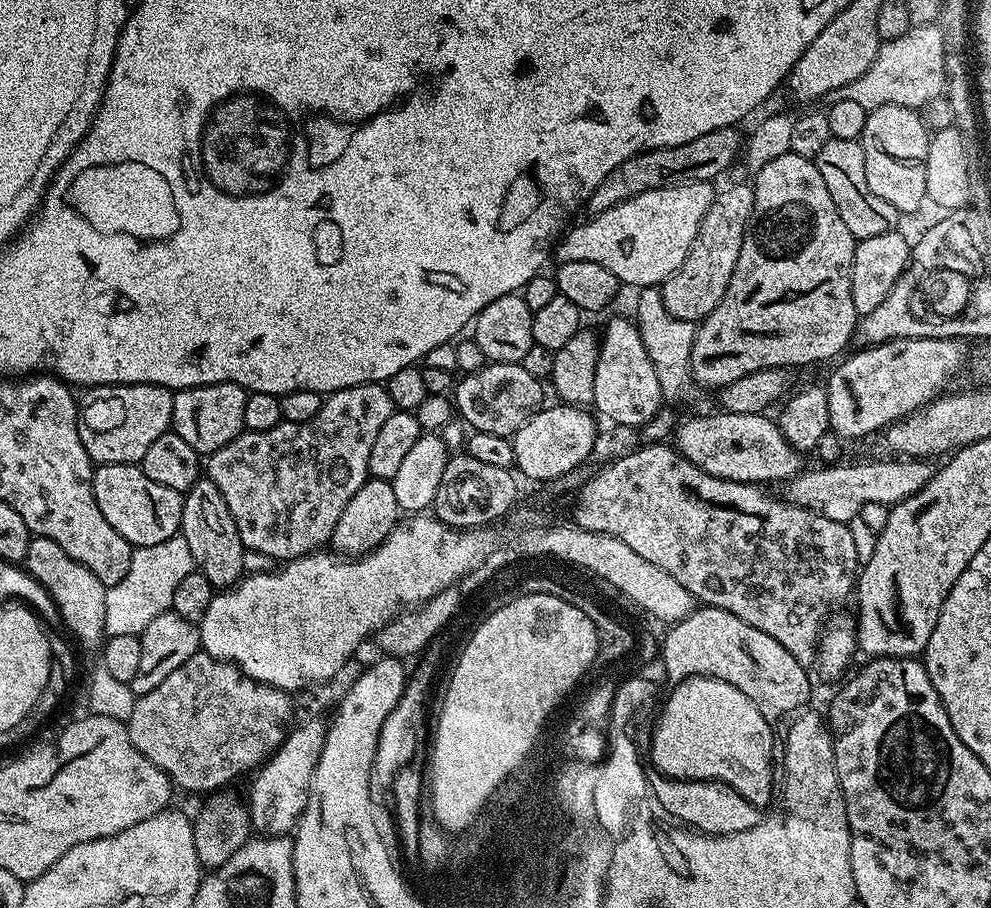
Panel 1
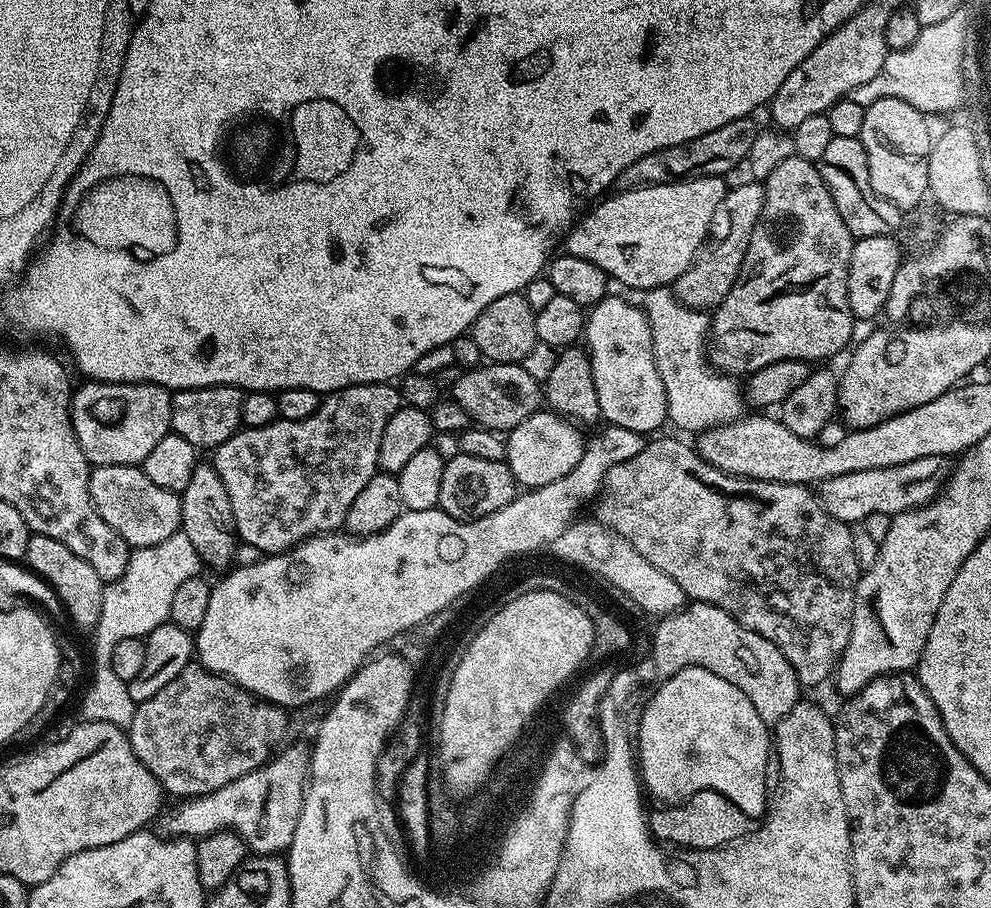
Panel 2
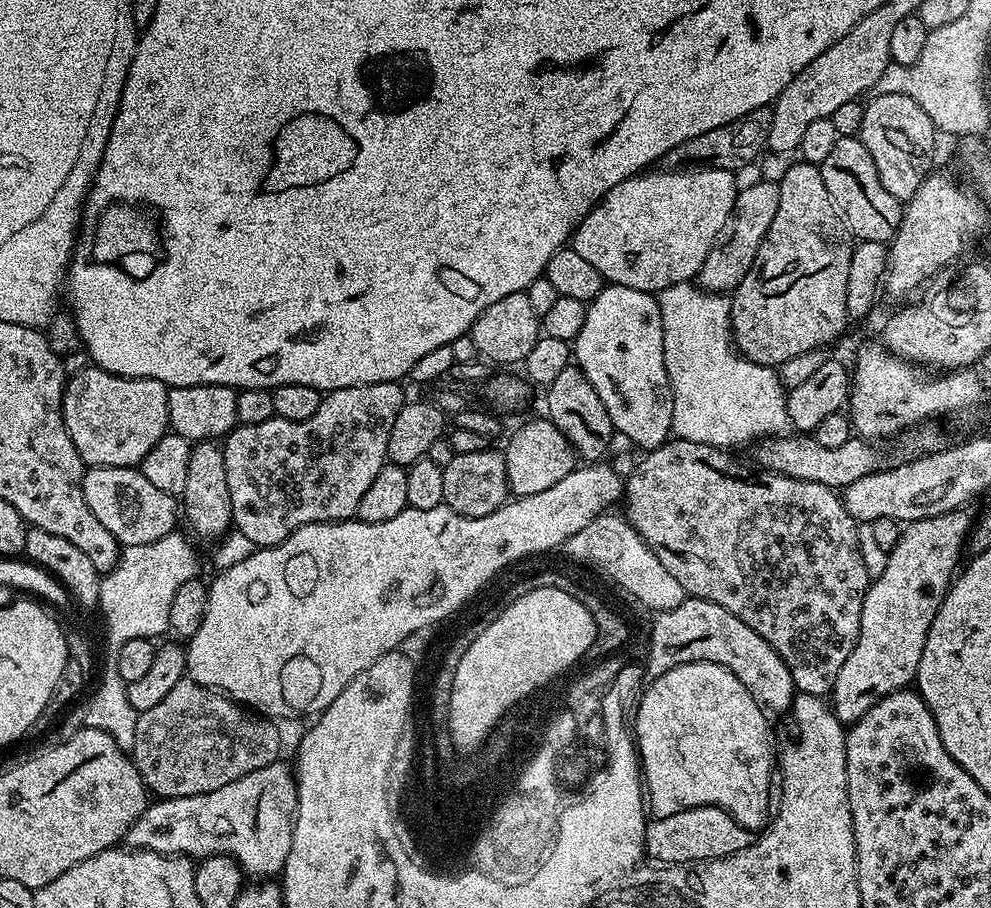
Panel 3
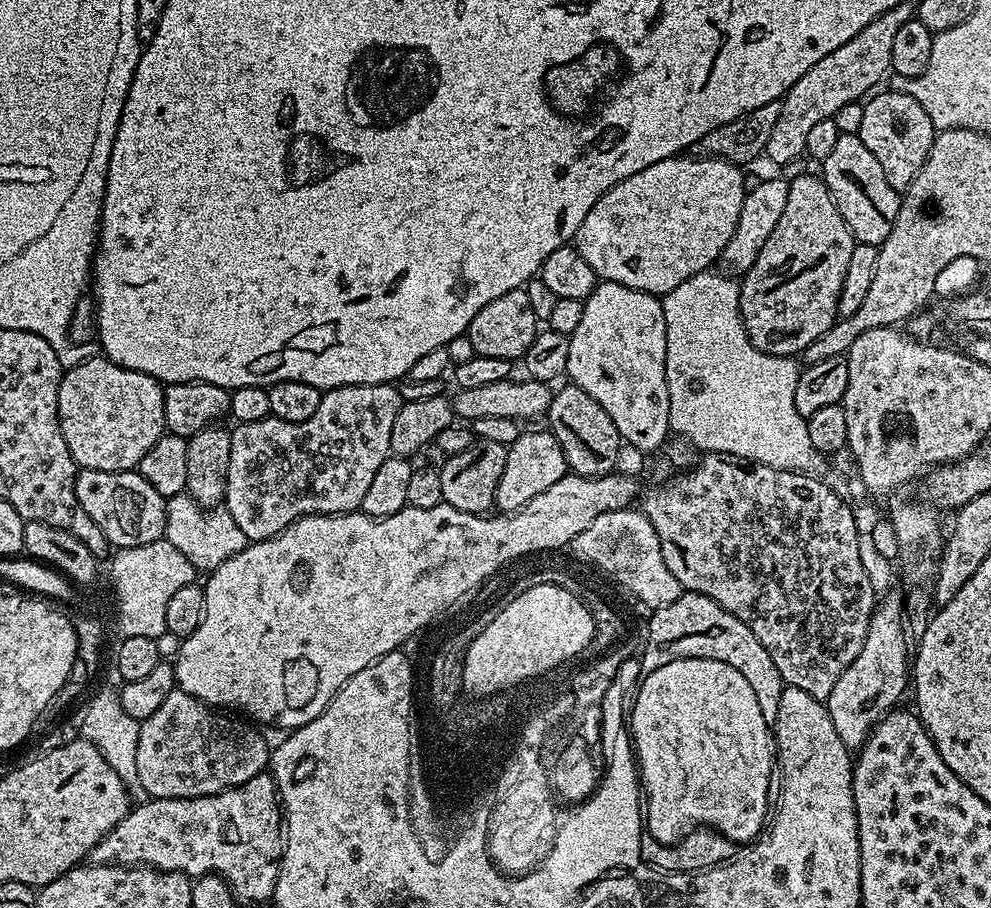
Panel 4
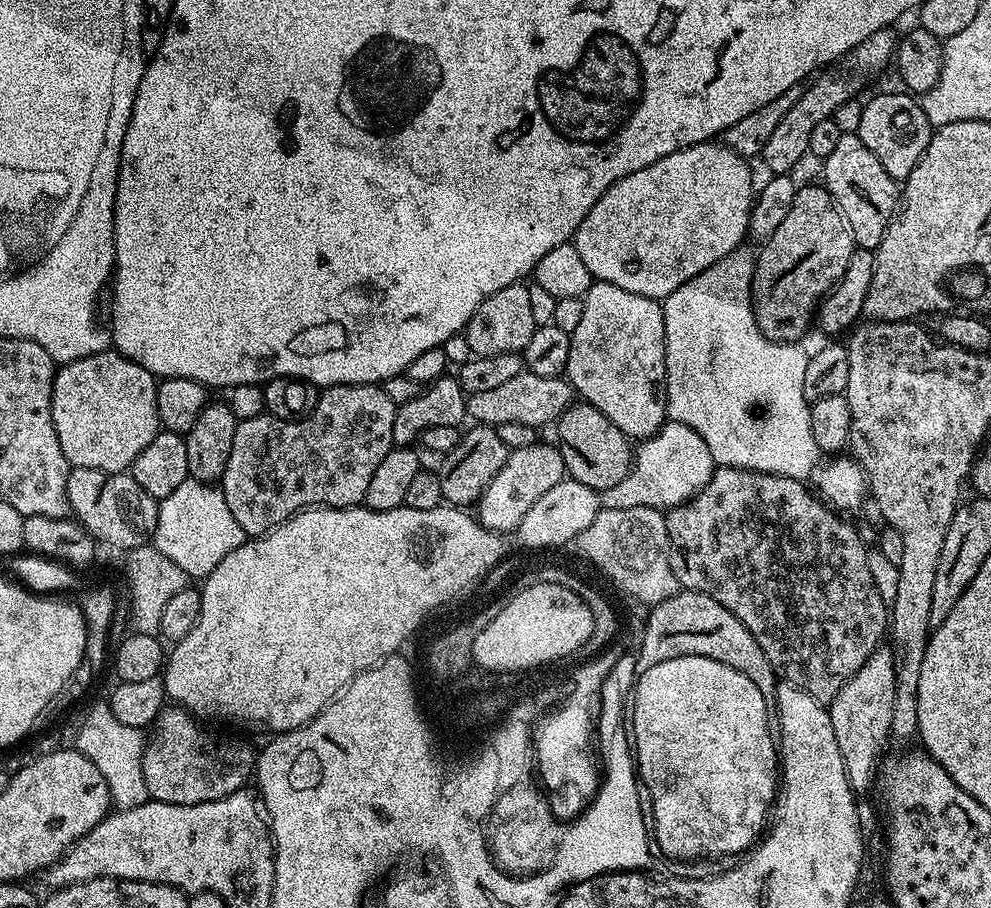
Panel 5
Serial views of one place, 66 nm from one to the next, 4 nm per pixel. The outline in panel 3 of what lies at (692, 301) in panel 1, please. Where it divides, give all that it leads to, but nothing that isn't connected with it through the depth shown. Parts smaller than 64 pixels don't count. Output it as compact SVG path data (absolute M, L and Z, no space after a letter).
M756 178L753 184L739 189L732 207L730 231L723 242L706 254L706 262L702 262L702 270L698 277L699 287L706 292L731 294L746 278L746 270L754 266L754 254L758 254L758 246L762 246L762 238L766 238L766 230L770 230L770 222L774 222L774 210L778 210L779 183Z

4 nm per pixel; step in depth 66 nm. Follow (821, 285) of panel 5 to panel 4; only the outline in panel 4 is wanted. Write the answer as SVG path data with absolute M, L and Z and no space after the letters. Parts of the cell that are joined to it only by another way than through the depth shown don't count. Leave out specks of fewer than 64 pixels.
M819 175L791 177L788 180L786 207L782 210L782 218L778 218L778 226L774 226L774 234L770 234L770 238L766 238L766 246L762 246L758 258L754 258L754 266L750 266L750 270L743 273L740 280L740 313L748 331L748 337L752 339L754 346L758 346L758 350L775 356L795 357L797 354L803 353L804 348L810 346L810 342L822 338L822 334L826 334L826 330L830 330L830 326L836 323L838 319L842 286L846 282L846 270L850 266L850 254L854 254L856 245L856 241L852 239L852 232L846 226L842 214L838 214L838 206L832 200L830 190L825 186L823 179Z

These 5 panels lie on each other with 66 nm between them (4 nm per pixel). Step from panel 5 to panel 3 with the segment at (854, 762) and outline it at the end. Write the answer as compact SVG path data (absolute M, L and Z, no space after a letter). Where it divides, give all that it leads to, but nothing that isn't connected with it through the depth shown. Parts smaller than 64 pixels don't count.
M968 510L938 514L934 518L905 523L901 527L898 542L887 553L886 570L875 576L864 592L858 642L854 650L850 650L850 658L842 662L838 678L834 678L830 707L841 724L851 726L855 720L862 718L862 714L866 714L866 710L870 710L870 706L877 704L882 696L907 689L915 681L918 662L922 662L922 650L926 646L926 634L942 606L944 595L951 588L952 581L961 567L960 555L963 554L964 548L966 552L966 545L974 527L974 516L966 511Z

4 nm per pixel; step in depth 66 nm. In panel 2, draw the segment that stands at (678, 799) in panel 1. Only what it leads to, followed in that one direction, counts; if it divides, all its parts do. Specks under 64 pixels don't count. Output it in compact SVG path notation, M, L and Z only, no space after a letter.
M698 791L687 799L665 809L663 816L649 817L649 831L660 842L674 843L678 848L716 849L744 839L759 828L759 821L740 810L717 791Z

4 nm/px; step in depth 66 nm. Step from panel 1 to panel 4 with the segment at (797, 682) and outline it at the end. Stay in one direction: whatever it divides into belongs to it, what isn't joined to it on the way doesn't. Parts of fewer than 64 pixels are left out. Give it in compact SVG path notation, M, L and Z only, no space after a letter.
M681 591L671 605L672 608L663 608L660 616L655 616L652 620L652 632L648 636L642 673L658 670L658 666L666 666L666 662L678 662L686 658L726 662L726 666L734 666L734 670L738 670L738 674L742 674L742 678L750 682L750 687L758 698L758 706L762 706L764 713L774 714L786 685L778 674L778 666L774 666L770 654L766 654L766 646L762 646L762 642L754 638L754 630L750 630L746 622L734 618L734 614L718 606L718 602L697 592Z

